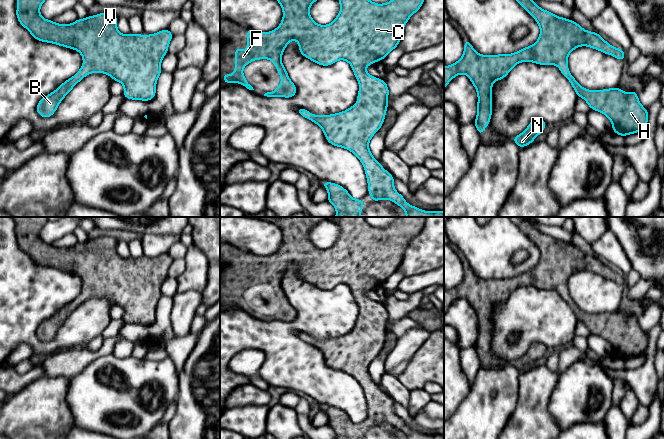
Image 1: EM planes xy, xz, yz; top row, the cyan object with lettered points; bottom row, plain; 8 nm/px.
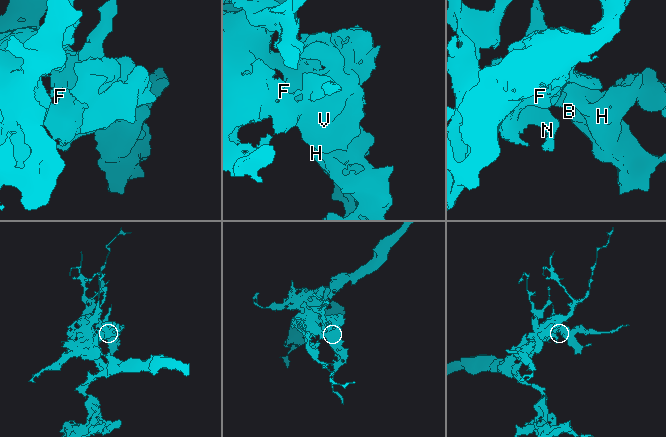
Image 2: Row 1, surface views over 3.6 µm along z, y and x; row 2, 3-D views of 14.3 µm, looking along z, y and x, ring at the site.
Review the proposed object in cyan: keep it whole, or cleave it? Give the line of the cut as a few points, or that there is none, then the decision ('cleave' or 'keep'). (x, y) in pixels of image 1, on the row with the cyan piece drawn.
no cut | keep

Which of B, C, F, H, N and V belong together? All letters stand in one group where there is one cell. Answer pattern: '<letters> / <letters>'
B C F H N V

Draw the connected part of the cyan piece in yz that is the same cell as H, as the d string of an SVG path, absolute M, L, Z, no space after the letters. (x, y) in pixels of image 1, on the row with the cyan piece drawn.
M516 0L538 23L540 35L536 43L512 54L482 55L475 51L469 40L464 40L464 52L455 63L444 66L444 89L459 74L469 77L477 91L477 116L474 124L480 136L487 128L492 115L492 85L504 79L521 62L539 65L557 65L574 88L577 97L583 98L590 109L608 117L612 130L620 136L644 131L648 123L648 109L644 108L635 91L629 93L618 87L588 90L579 85L570 74L567 59L578 47L587 46L625 59L625 52L606 42L596 32L583 29L573 20L554 15L540 8L533 0Z

